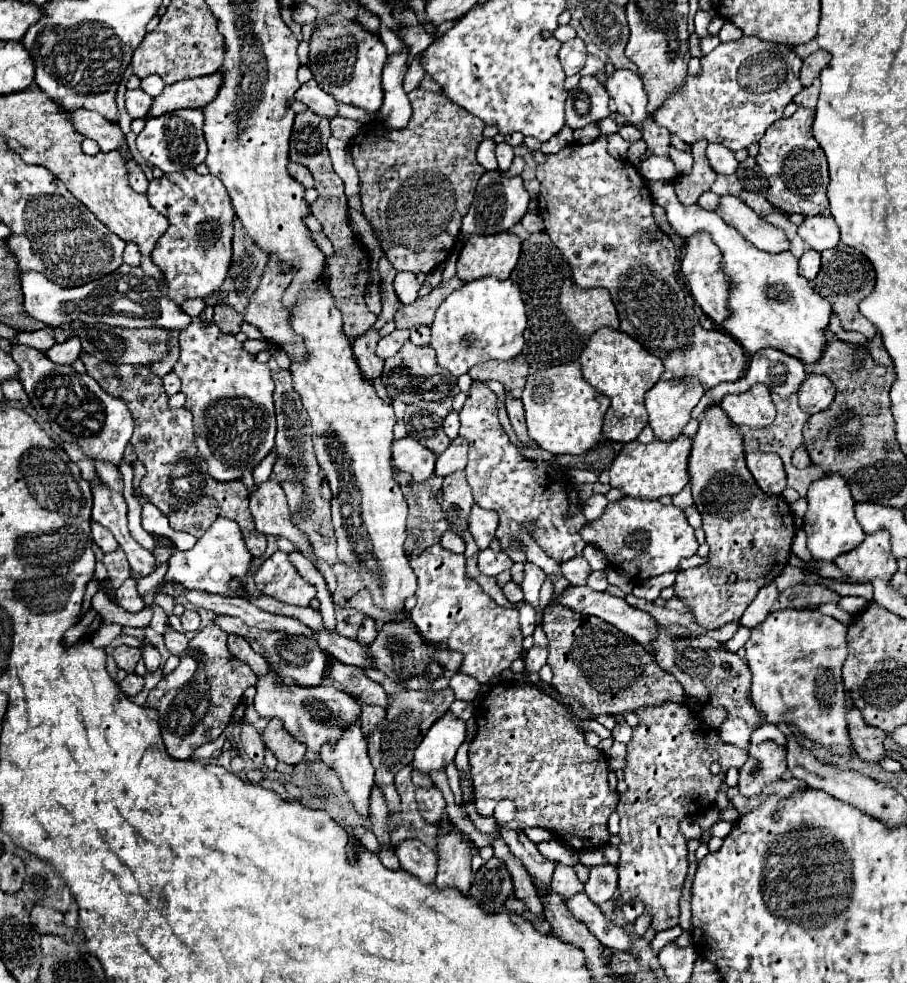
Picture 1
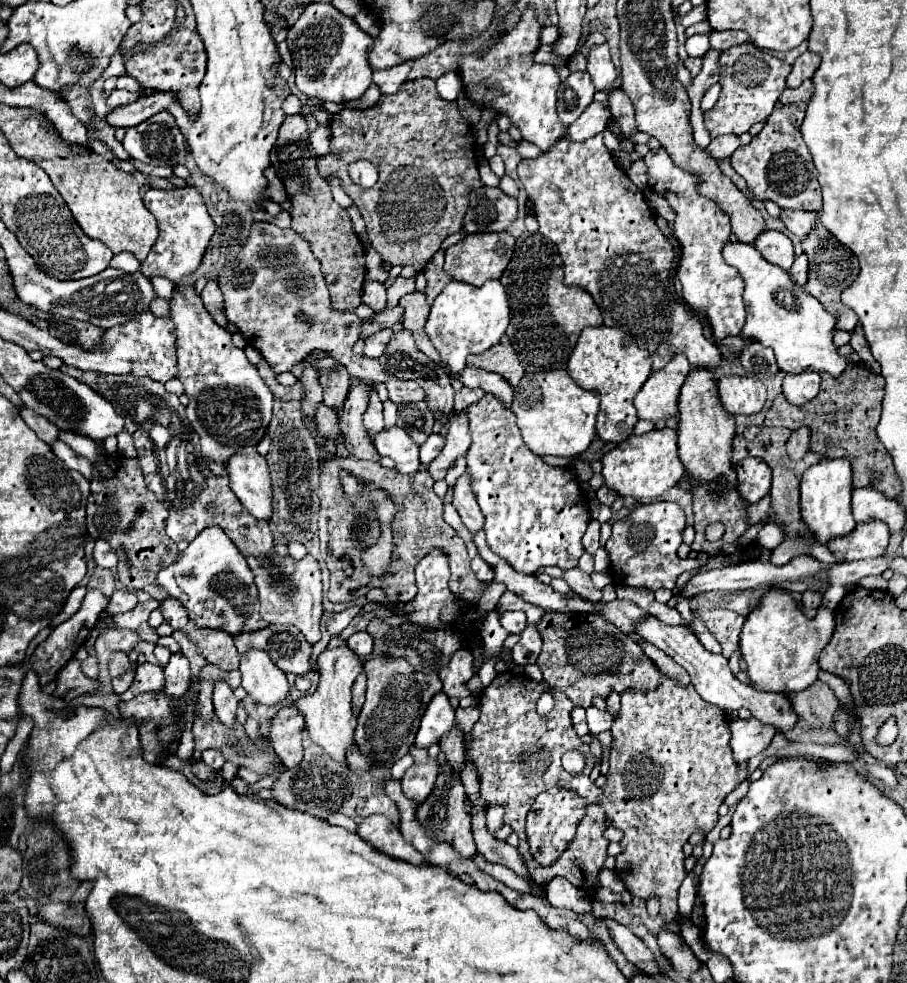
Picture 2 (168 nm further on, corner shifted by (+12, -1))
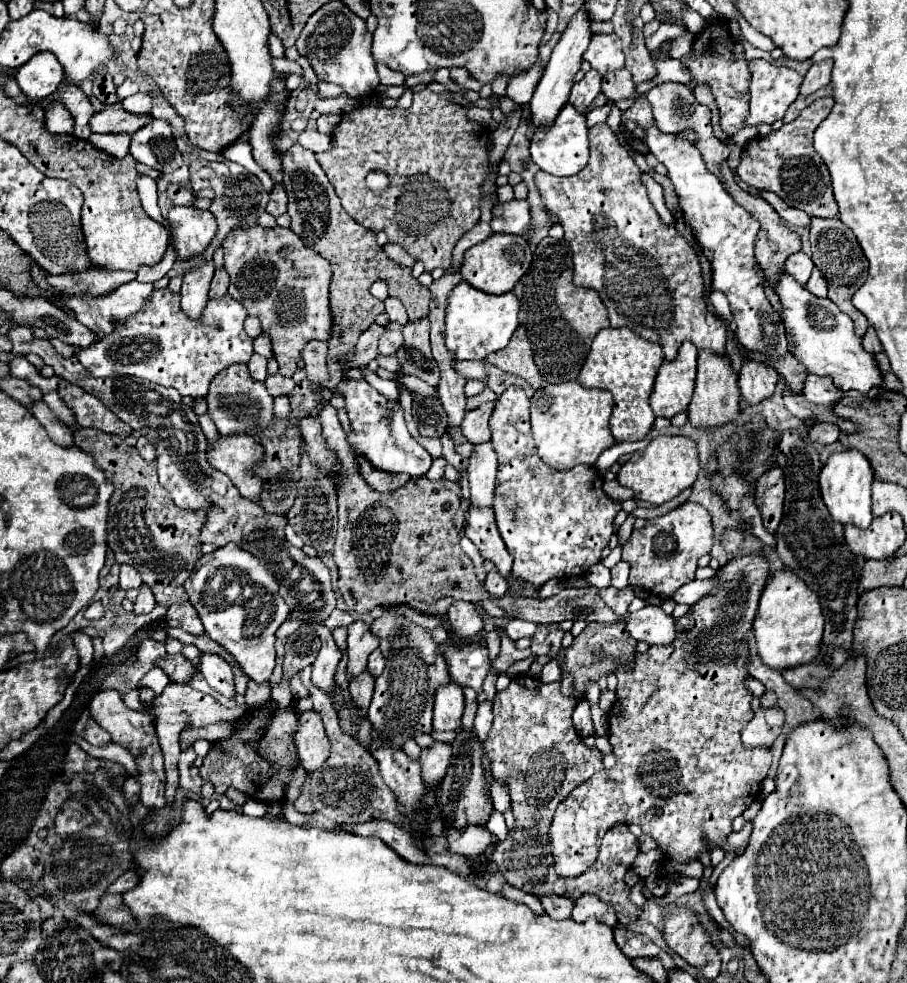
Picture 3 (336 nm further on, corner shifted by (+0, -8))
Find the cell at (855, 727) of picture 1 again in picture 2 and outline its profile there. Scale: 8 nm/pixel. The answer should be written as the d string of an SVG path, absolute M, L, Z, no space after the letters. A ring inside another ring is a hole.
M817 682L813 688L807 688L805 692L799 692L797 696L789 698L793 704L793 710L801 720L807 722L811 728L819 730L833 730L833 718L839 710L839 700L829 690L827 684Z

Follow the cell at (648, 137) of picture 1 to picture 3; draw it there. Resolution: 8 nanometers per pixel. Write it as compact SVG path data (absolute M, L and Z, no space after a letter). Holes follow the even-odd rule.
M627 67L615 71L615 73L609 73L603 77L603 93L607 95L609 101L621 101L621 99L629 99L633 97L633 89L635 89L635 83L631 81L631 73Z

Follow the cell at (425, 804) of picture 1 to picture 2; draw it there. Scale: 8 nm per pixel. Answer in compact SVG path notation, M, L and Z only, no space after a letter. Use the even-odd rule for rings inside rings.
M427 760L425 764L415 764L411 766L403 780L401 780L401 786L403 786L403 794L411 800L415 800L417 804L423 804L425 798L433 792L433 786L435 786L435 780L437 780L437 774L439 774L439 762L437 760Z

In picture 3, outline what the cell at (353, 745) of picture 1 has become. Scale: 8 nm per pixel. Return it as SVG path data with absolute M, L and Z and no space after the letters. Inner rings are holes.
M353 621L347 627L347 631L349 631L349 637L347 637L347 653L349 653L347 673L359 675L361 671L367 669L369 653L373 653L373 649L379 647L379 637L371 633L371 629L365 621Z

